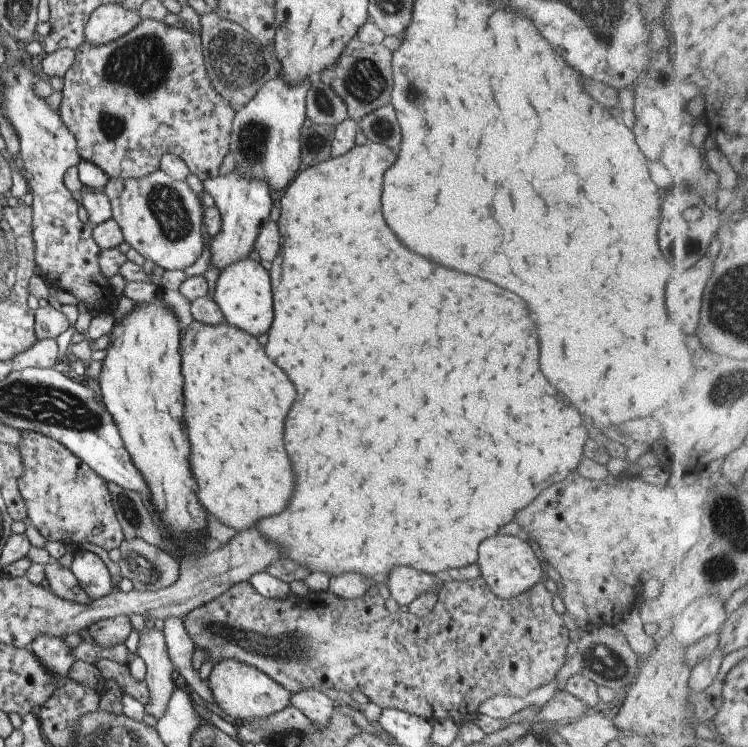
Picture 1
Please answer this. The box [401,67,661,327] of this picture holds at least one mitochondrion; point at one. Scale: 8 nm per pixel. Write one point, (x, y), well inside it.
(413, 91)

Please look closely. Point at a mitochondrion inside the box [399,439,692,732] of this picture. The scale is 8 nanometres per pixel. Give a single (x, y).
(599, 657)

